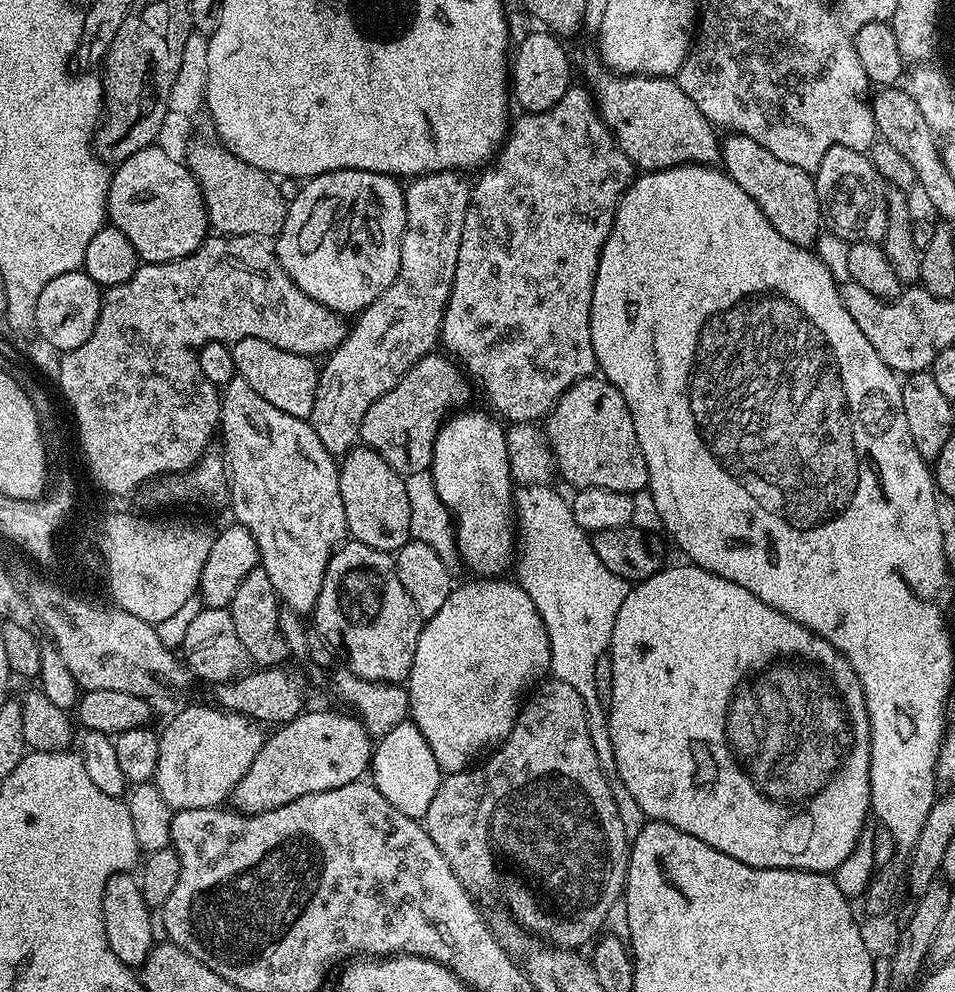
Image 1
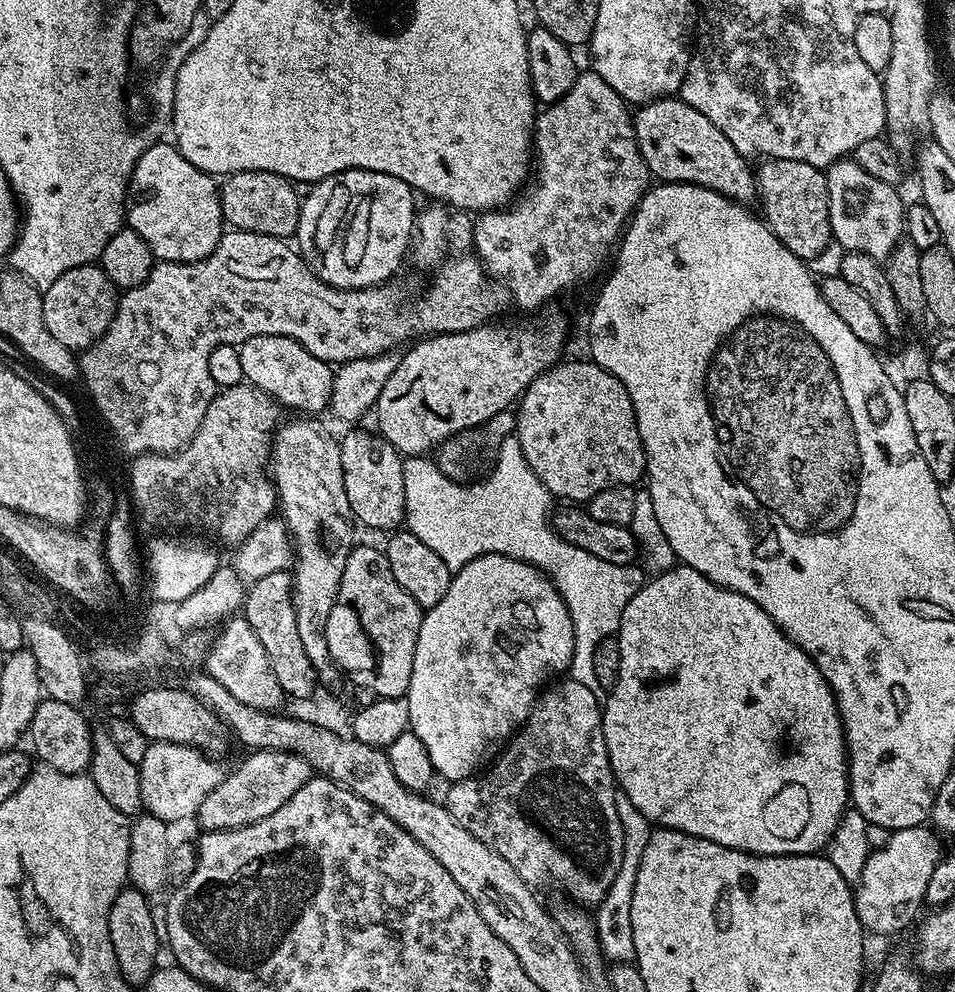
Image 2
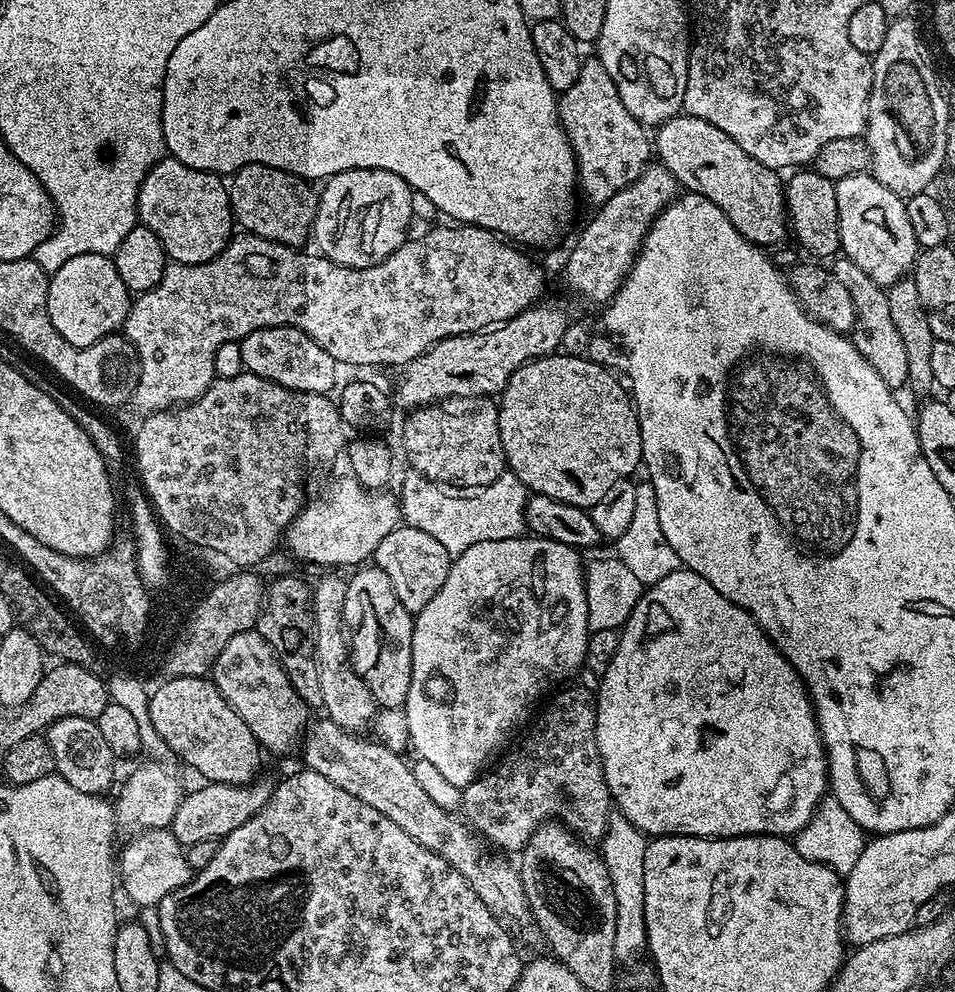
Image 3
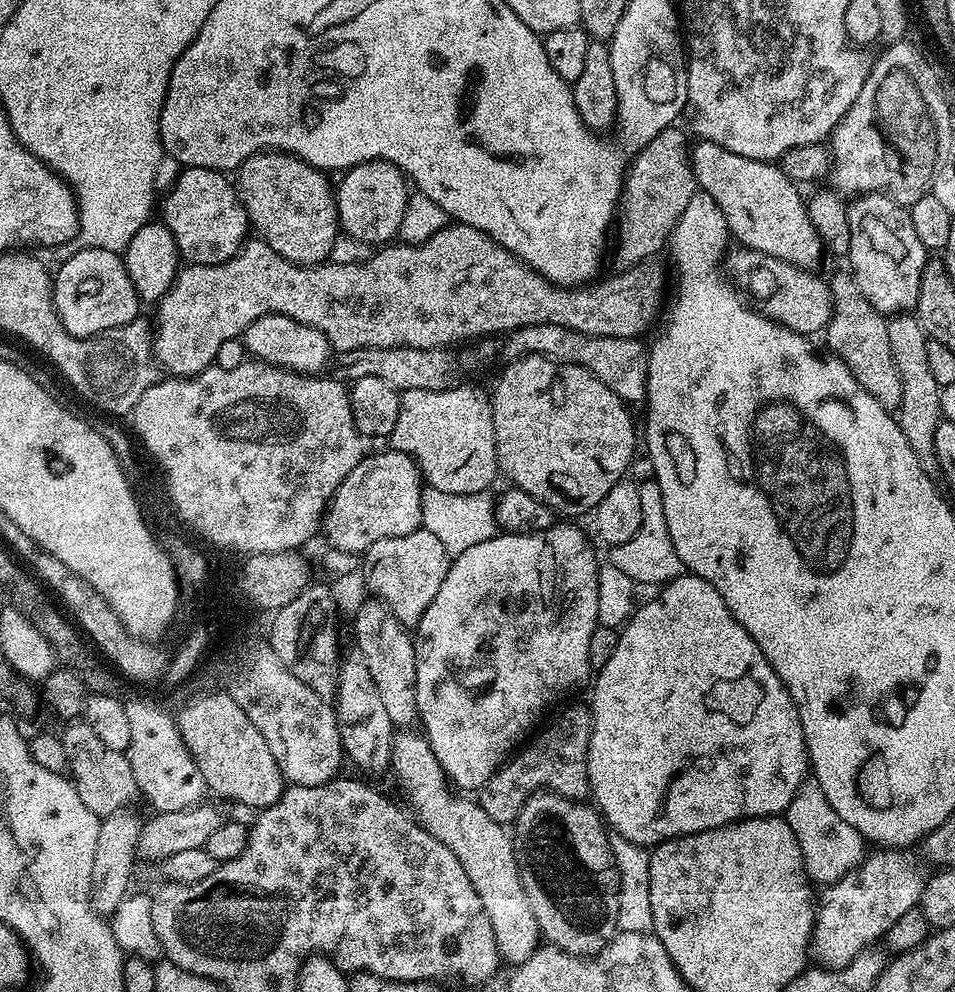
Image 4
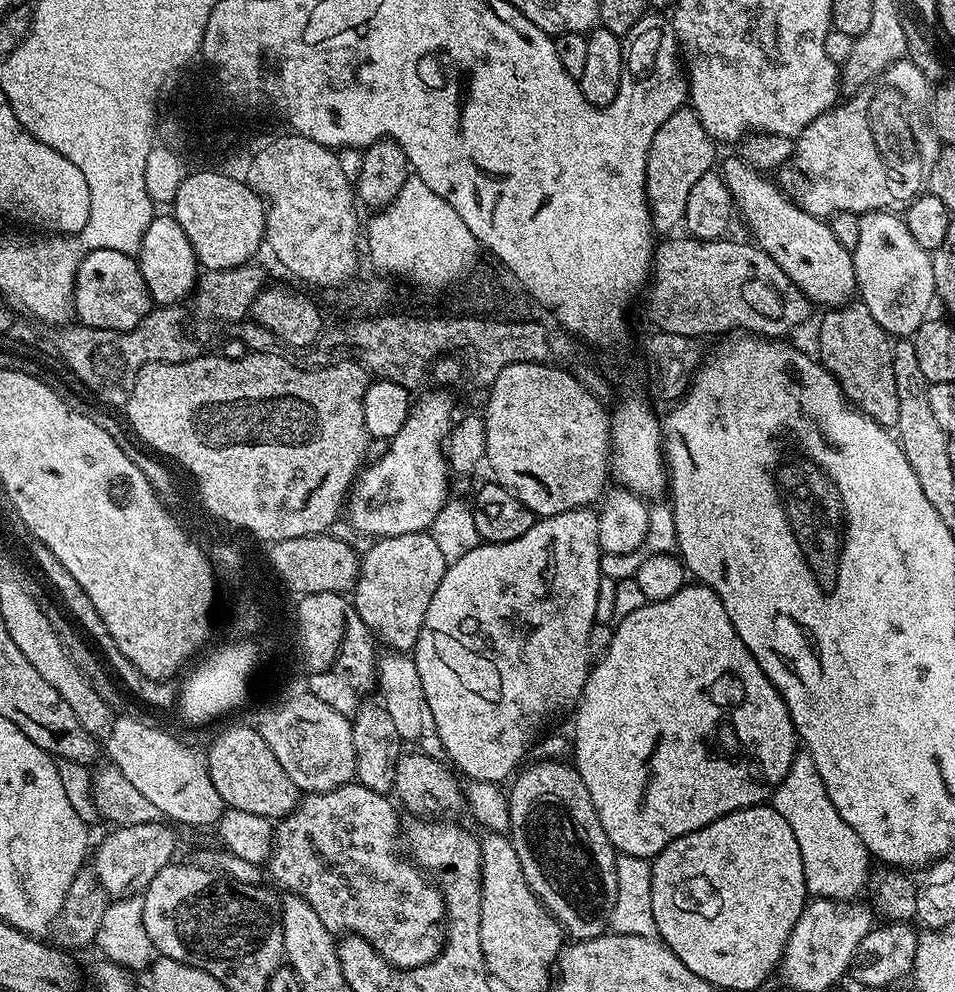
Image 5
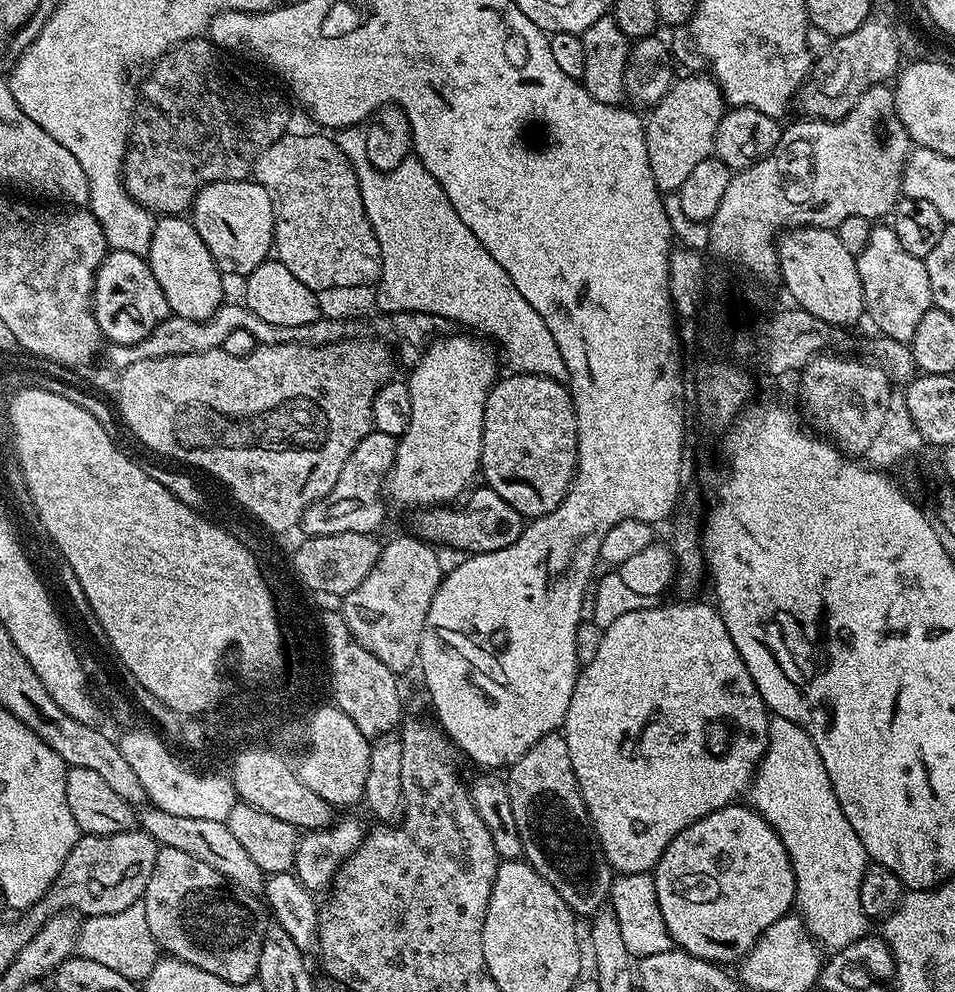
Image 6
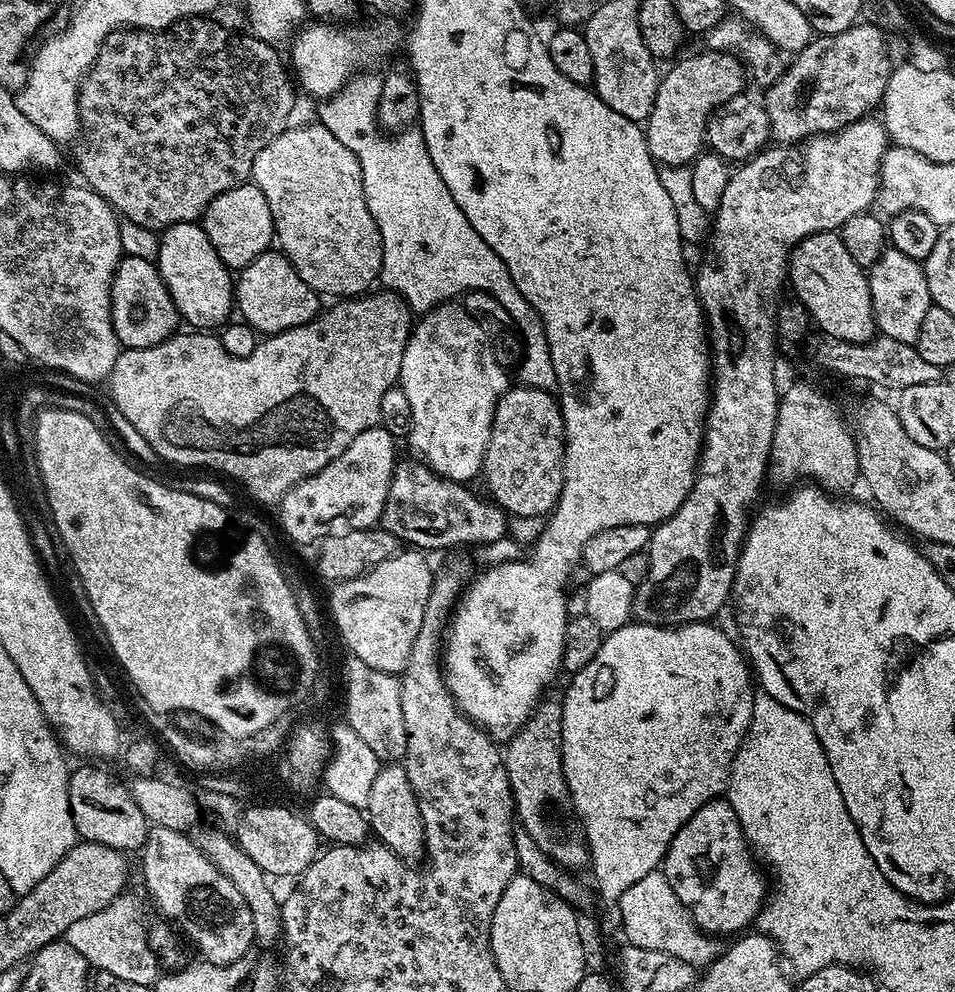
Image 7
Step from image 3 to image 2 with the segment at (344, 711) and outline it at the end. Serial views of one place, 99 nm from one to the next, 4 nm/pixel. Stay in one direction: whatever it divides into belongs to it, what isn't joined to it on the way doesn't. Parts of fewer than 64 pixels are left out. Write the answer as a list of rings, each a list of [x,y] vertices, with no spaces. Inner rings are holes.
[[[292,418],[288,425],[277,427],[270,453],[270,479],[276,485],[278,512],[284,521],[284,527],[294,549],[294,567],[291,569],[292,605],[294,618],[298,622],[298,634],[306,650],[306,658],[316,671],[317,681],[321,685],[335,685],[342,673],[326,646],[326,622],[330,610],[336,604],[338,586],[342,582],[342,570],[346,570],[346,558],[354,547],[352,524],[354,517],[347,501],[346,487],[343,485],[342,454],[337,437],[332,437],[316,418]]]

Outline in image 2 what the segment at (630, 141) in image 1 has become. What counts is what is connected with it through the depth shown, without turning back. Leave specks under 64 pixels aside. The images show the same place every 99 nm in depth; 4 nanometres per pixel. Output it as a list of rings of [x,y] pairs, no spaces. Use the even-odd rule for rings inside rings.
[[[665,98],[641,104],[635,109],[634,123],[638,150],[657,181],[697,184],[737,202],[757,199],[753,165],[734,150],[734,142],[706,114],[698,114],[685,100]]]

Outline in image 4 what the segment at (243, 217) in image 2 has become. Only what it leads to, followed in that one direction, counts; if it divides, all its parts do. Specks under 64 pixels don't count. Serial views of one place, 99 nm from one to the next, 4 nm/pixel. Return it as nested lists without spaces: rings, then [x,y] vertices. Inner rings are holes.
[[[259,152],[244,160],[238,175],[240,200],[259,239],[295,264],[322,264],[331,257],[340,219],[333,181],[321,169],[287,152]]]

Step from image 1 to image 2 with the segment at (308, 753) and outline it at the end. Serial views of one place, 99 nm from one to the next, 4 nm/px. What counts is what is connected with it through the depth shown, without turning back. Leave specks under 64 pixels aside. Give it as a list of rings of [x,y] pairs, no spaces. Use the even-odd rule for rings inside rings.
[[[252,750],[247,755],[233,772],[229,771],[224,780],[214,786],[214,790],[210,790],[210,794],[206,794],[202,806],[198,806],[194,820],[201,824],[204,832],[245,828],[254,822],[262,822],[262,818],[270,818],[278,806],[286,806],[286,802],[290,802],[290,798],[294,798],[314,775],[312,767],[293,752]]]

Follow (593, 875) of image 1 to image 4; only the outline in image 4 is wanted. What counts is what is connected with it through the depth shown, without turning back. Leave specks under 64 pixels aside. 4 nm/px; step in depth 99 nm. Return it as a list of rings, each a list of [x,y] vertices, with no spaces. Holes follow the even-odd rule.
[[[572,704],[562,709],[538,732],[507,763],[497,768],[496,773],[478,790],[478,803],[482,810],[486,810],[486,814],[490,814],[490,818],[494,818],[494,822],[511,825],[526,801],[541,790],[556,792],[559,796],[577,802],[589,795],[586,762],[592,733],[591,711],[585,705],[583,708],[580,704]]]

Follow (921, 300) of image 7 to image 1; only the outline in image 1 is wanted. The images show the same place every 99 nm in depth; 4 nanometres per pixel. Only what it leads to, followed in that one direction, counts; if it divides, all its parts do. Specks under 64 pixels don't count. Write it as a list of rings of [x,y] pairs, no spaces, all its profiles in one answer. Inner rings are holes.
[[[841,144],[830,146],[830,150],[826,150],[819,168],[814,173],[814,179],[823,227],[827,231],[829,228],[835,239],[845,242],[858,240],[883,241],[886,234],[886,185],[878,174],[878,170],[874,170],[871,159],[865,153]]]

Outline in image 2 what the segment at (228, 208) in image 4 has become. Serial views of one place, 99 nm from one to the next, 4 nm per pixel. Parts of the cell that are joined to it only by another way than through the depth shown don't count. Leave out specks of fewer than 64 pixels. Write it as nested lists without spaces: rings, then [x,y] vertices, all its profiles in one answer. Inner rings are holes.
[[[149,143],[138,158],[132,176],[128,179],[128,195],[124,197],[124,219],[127,227],[132,228],[134,234],[138,234],[142,242],[146,242],[146,246],[150,246],[157,261],[169,260],[185,264],[206,258],[218,246],[225,234],[226,225],[217,181],[207,172],[198,170],[198,166],[186,162],[175,143],[167,143]]]

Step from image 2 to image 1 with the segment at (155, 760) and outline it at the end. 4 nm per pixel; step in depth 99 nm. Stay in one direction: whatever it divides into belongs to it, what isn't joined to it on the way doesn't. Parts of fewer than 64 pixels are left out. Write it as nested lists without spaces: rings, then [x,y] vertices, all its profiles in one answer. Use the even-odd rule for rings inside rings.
[[[192,704],[184,708],[159,733],[158,764],[154,783],[161,791],[162,798],[176,812],[182,810],[202,810],[203,808],[219,808],[229,799],[238,782],[250,770],[254,758],[258,758],[258,750],[262,750],[266,732],[259,723],[247,716],[239,716],[236,712],[225,712],[219,706],[207,708],[204,704]]]

